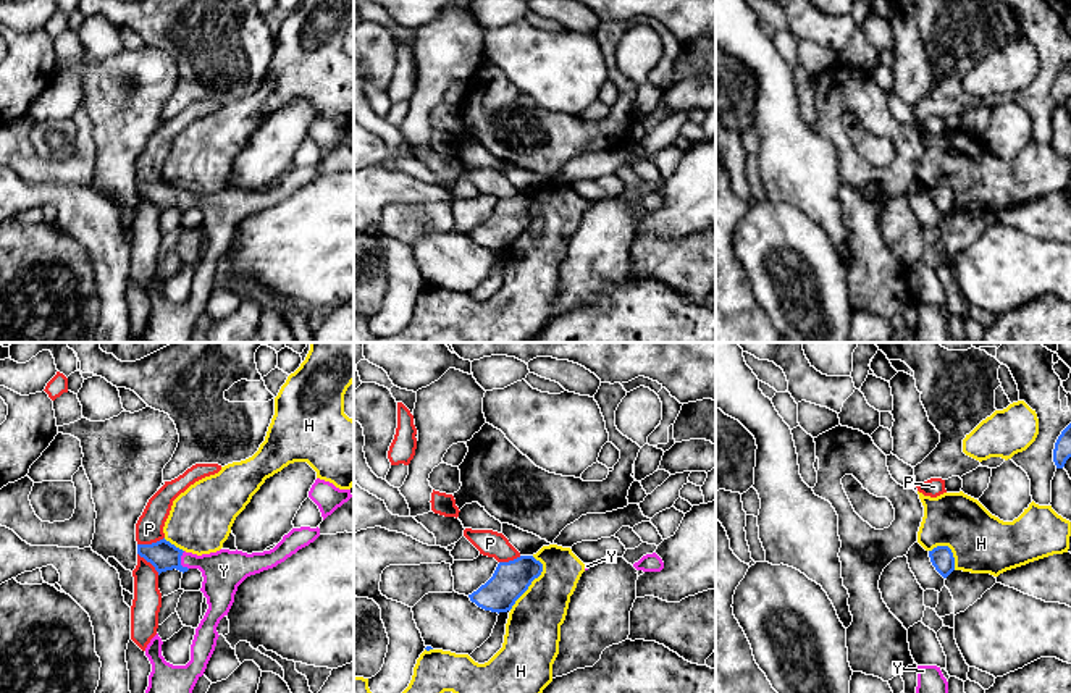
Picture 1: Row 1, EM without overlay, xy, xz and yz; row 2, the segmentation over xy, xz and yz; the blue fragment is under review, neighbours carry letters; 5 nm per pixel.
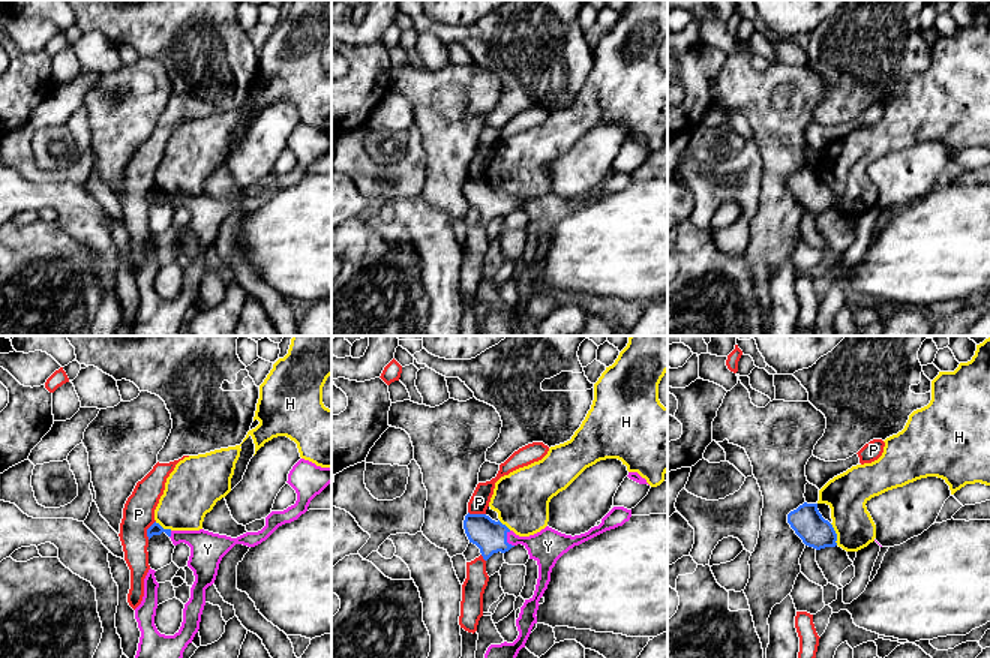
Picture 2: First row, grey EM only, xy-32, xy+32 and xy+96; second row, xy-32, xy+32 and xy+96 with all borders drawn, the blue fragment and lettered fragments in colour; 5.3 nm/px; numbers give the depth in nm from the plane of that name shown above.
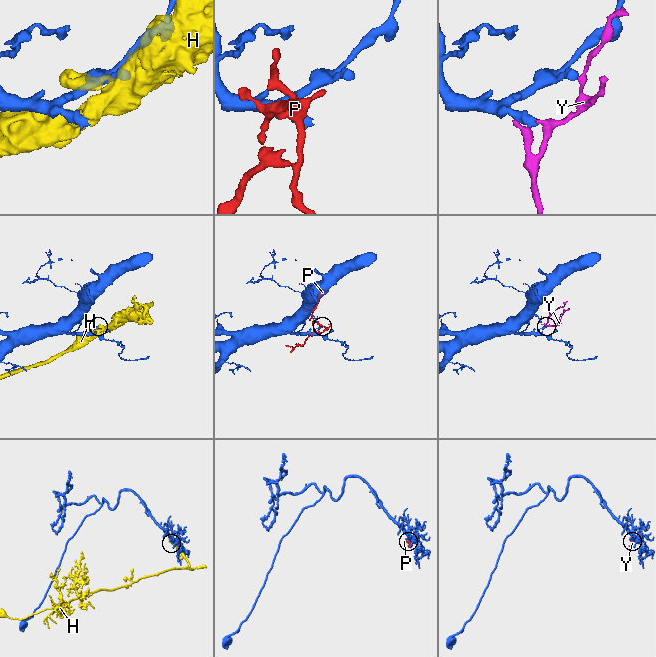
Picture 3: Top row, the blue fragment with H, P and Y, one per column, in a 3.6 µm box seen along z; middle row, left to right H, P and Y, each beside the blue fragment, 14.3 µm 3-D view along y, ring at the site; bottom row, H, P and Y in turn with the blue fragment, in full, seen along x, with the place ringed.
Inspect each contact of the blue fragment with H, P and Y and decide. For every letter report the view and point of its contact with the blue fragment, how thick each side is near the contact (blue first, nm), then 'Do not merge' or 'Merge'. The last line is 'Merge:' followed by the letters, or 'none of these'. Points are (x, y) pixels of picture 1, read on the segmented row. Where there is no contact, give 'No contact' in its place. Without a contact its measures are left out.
H: Touches blue at xz (530, 583). Thickness 180 nm (blue) against 280 nm. Do not merge
P: Touches blue at xy (152, 543). Thickness 150 nm (blue) against 140 nm. Do not merge
Y: Touches blue at xy (180, 561). Thickness 150 nm (blue) against 200 nm. Merge
Merge: Y

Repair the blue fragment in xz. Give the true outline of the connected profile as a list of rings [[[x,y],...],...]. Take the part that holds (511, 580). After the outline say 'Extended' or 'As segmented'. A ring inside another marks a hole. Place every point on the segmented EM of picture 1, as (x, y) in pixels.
[[[533,556],[499,562],[493,577],[468,598],[485,611],[507,612],[541,572],[543,564]]]. As segmented

